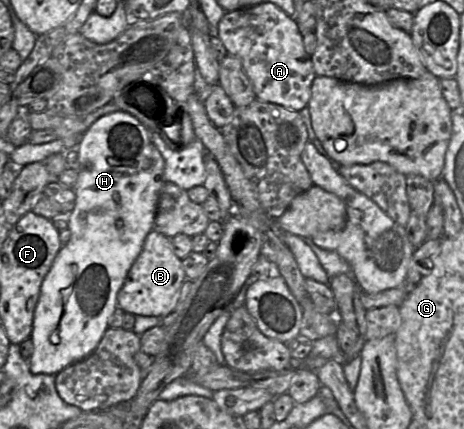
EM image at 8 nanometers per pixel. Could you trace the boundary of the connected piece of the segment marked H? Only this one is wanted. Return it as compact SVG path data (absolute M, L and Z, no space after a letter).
M123 110L106 114L97 119L84 133L77 151L79 169L74 189L76 202L68 221L71 237L66 245L61 246L50 270L46 274L41 284L38 302L34 310L33 329L30 337L34 350L28 360L30 371L34 375L56 375L66 367L85 359L96 349L105 331L110 327L109 318L118 306L117 295L127 277L128 271L141 253L146 236L150 231L154 230L159 191L164 183L164 159L162 155L149 139L145 126L134 116Z

